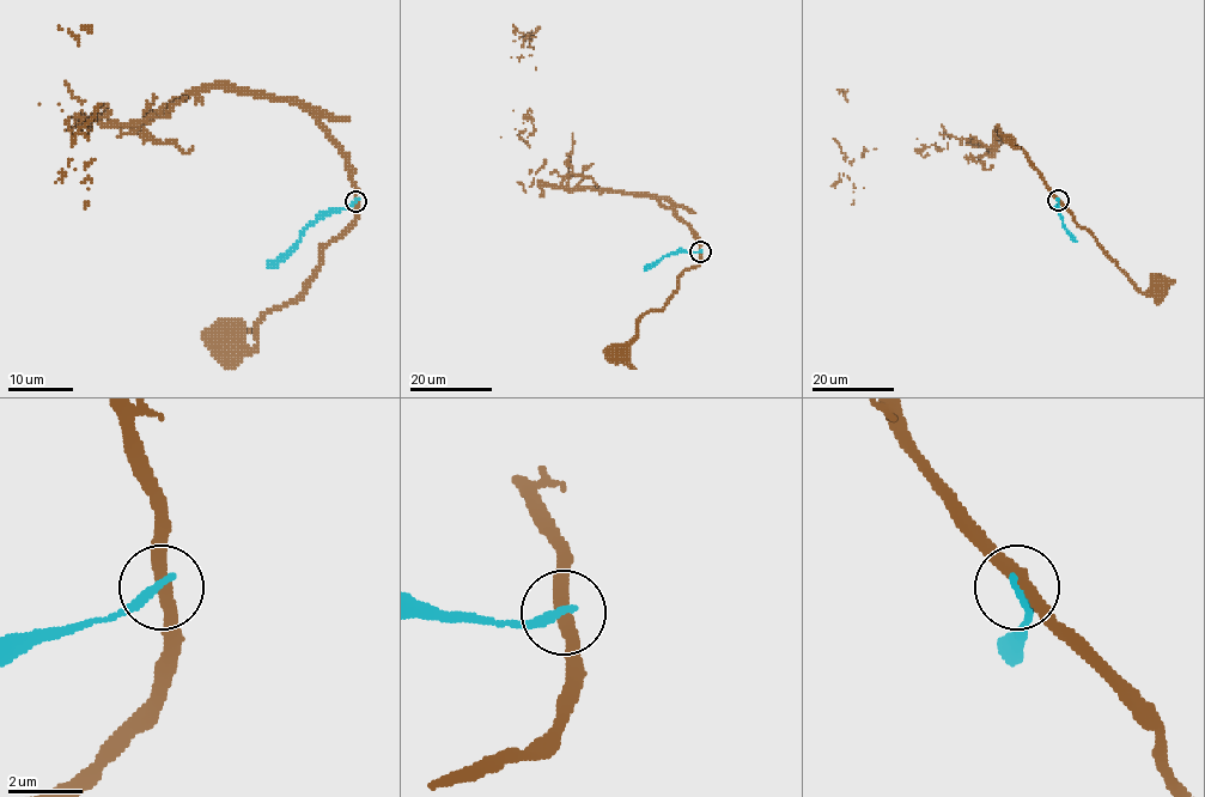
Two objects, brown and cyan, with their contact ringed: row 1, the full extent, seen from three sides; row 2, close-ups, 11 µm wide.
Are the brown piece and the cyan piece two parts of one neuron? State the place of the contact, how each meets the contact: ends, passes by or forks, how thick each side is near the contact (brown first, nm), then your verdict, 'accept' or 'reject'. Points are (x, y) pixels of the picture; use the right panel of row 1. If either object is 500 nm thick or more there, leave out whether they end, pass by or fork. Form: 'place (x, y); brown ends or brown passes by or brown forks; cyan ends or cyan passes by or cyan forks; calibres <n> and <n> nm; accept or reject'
place (1058, 200); brown passes by; cyan ends; calibres 320 and 280 nm; reject

